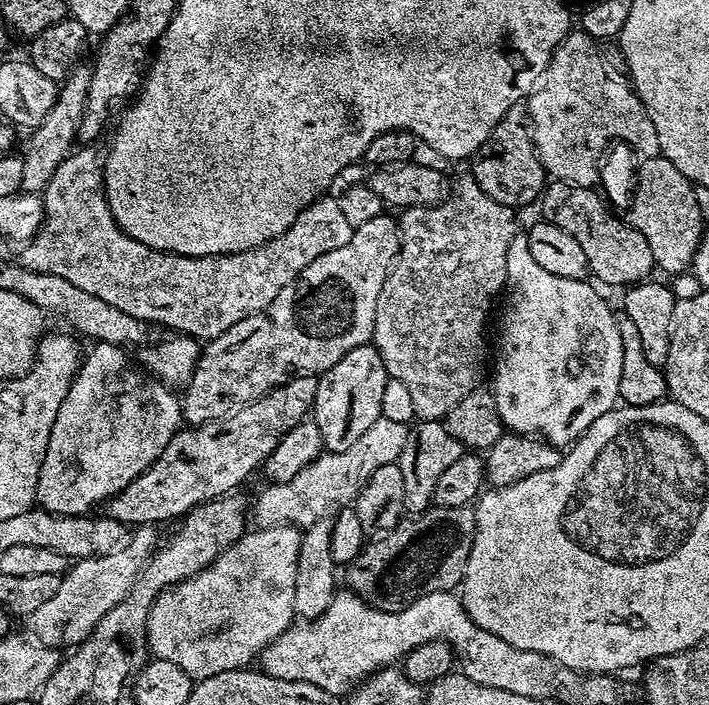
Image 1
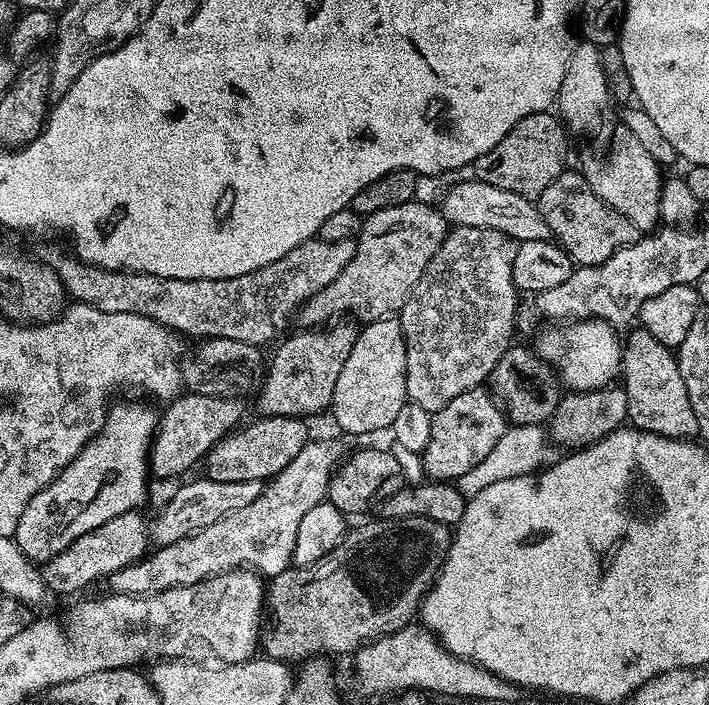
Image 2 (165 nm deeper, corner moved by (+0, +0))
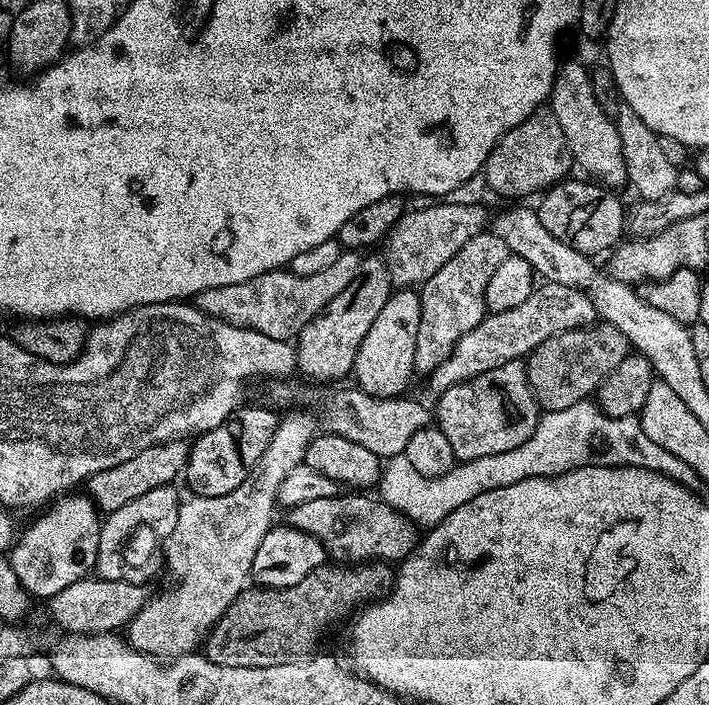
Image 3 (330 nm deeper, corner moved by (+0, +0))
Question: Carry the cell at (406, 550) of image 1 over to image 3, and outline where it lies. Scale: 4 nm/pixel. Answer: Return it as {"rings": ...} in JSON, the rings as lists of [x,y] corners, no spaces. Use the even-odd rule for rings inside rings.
{"rings":[[[365,562],[315,568],[302,578],[302,582],[298,582],[298,586],[249,586],[238,594],[238,598],[234,598],[234,602],[230,602],[226,614],[222,614],[220,621],[208,633],[202,644],[203,655],[218,666],[261,668],[294,664],[317,651],[315,648],[320,635],[335,620],[386,596],[393,579],[393,569],[387,563]]]}

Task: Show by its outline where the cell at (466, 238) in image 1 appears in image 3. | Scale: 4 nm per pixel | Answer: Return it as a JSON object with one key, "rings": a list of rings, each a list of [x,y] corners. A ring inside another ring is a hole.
{"rings":[[[491,230],[479,232],[474,238],[432,275],[419,289],[422,318],[418,322],[418,334],[414,342],[414,366],[416,372],[430,374],[452,353],[462,334],[470,334],[474,326],[483,322],[486,315],[484,295],[490,274],[498,270],[501,262],[510,255],[506,242]]]}

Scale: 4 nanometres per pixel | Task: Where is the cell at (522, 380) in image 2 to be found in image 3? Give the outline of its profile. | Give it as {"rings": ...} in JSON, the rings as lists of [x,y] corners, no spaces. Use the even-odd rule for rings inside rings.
{"rings":[[[603,322],[554,334],[526,357],[530,390],[544,412],[566,410],[566,406],[574,406],[574,402],[589,399],[612,373],[614,366],[629,355],[630,345],[626,334]]]}

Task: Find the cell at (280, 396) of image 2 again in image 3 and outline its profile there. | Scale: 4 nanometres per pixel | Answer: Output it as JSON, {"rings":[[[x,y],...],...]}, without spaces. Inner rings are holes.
{"rings":[[[365,255],[360,262],[360,273],[295,337],[296,366],[312,380],[340,380],[356,366],[358,346],[366,338],[366,330],[382,314],[386,298],[391,296],[394,285],[388,277],[388,265],[379,255]]]}

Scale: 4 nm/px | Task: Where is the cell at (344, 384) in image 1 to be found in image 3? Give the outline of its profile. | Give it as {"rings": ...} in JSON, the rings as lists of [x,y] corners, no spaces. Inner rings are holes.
{"rings":[[[404,286],[393,291],[386,298],[386,306],[382,306],[382,314],[374,318],[370,330],[366,330],[366,338],[362,338],[362,346],[358,346],[355,383],[367,396],[376,396],[379,400],[390,400],[399,397],[408,388],[412,376],[416,372],[414,366],[414,342],[418,334],[418,322],[422,318],[419,291]]]}

